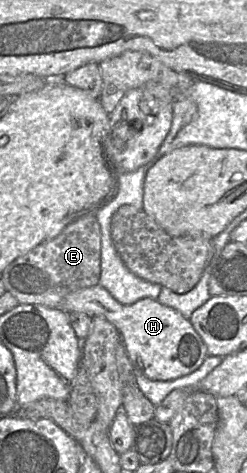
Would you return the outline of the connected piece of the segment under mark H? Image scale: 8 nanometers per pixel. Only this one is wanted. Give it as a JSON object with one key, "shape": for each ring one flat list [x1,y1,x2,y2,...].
{"shape":[[97,284,69,293,59,308,66,313,81,312,90,317,103,316,111,322,120,332,137,373,152,380,174,380,188,375,198,369,208,356,207,347,190,320,157,299,142,298,125,305]]}

